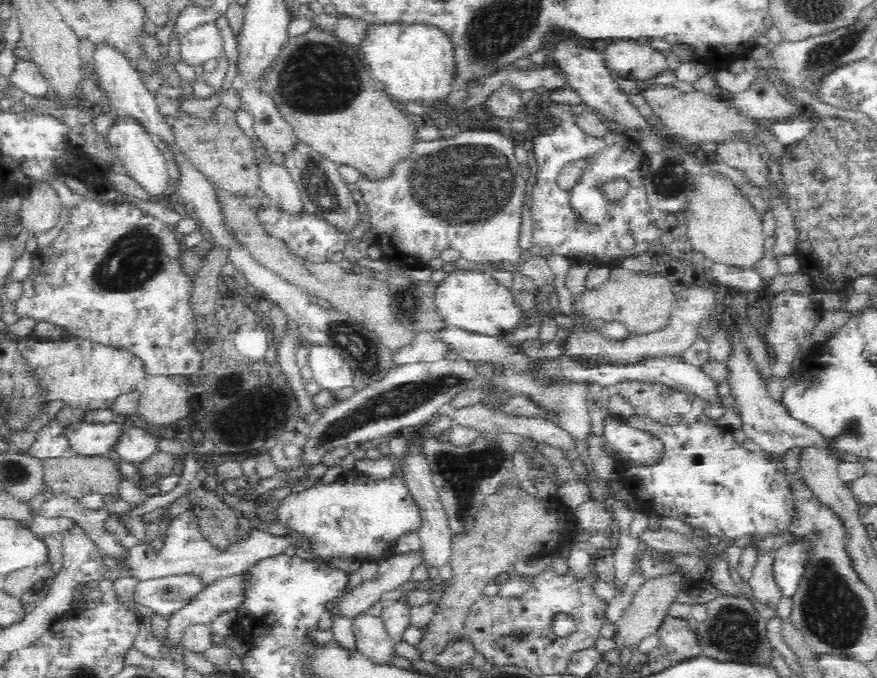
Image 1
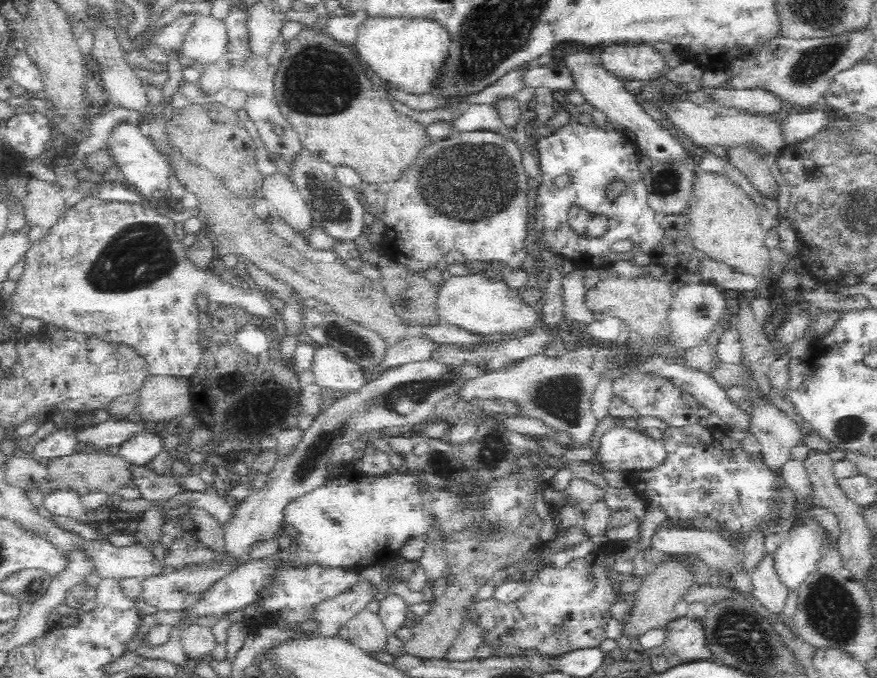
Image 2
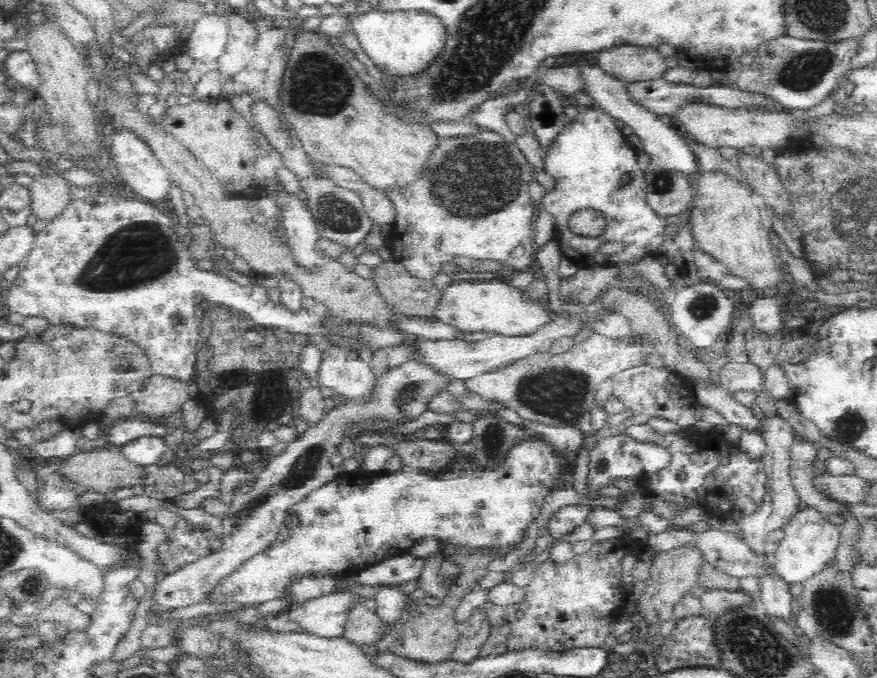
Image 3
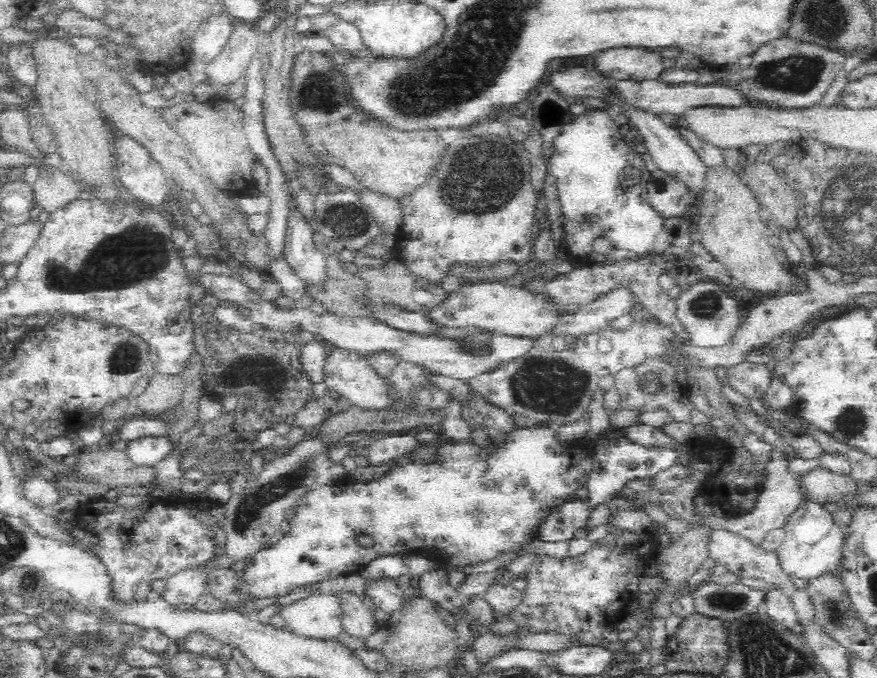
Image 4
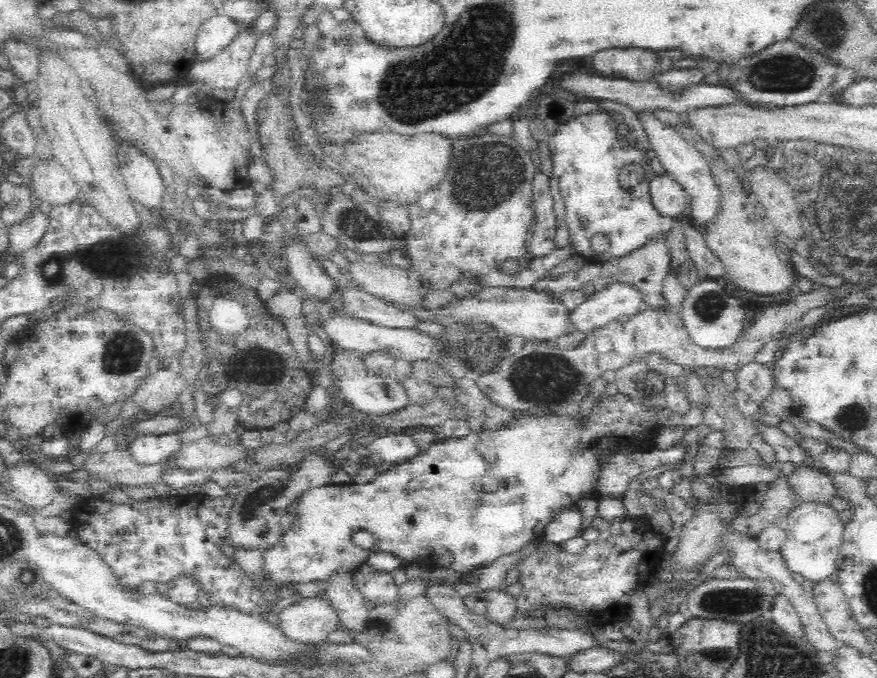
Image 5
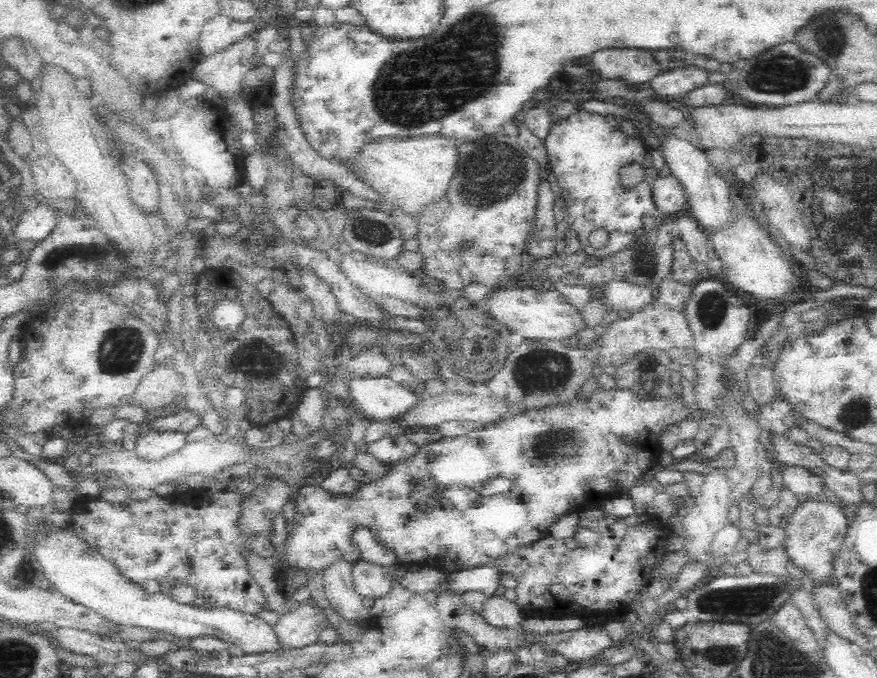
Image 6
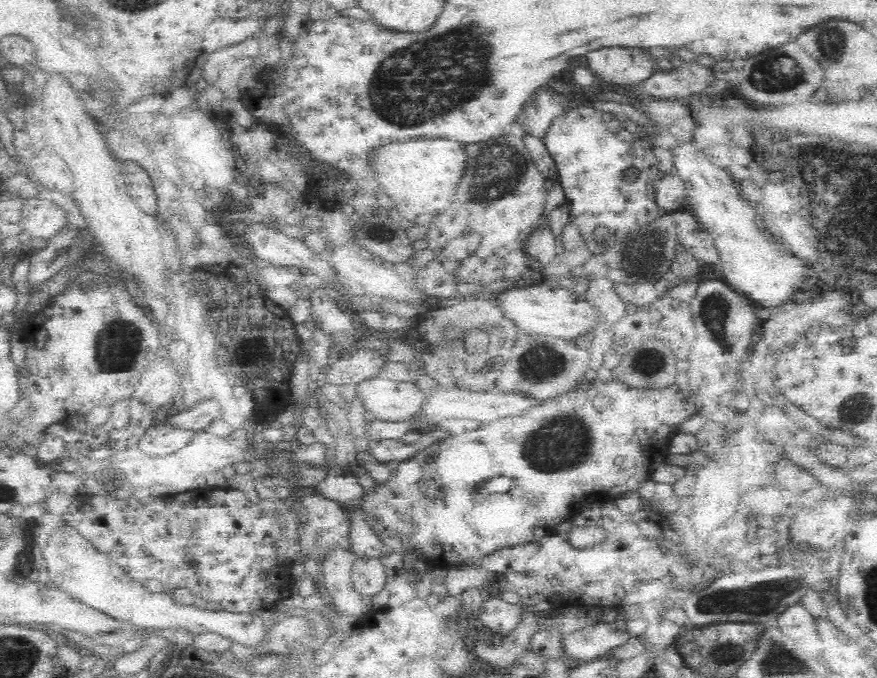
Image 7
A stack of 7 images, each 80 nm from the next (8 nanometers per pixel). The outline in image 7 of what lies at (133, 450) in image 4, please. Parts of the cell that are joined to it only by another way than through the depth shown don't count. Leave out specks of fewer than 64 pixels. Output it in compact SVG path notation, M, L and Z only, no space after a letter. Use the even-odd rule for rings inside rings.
M162 423L150 428L140 440L140 452L153 457L168 457L186 448L196 437L197 431L178 427L172 423Z

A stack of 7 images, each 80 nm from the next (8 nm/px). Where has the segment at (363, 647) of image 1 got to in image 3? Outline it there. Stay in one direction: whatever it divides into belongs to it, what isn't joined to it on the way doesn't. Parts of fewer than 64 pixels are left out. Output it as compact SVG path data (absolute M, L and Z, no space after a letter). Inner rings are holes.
M363 600L352 604L348 610L343 637L356 646L376 645L387 632L387 626L376 613L366 609Z

